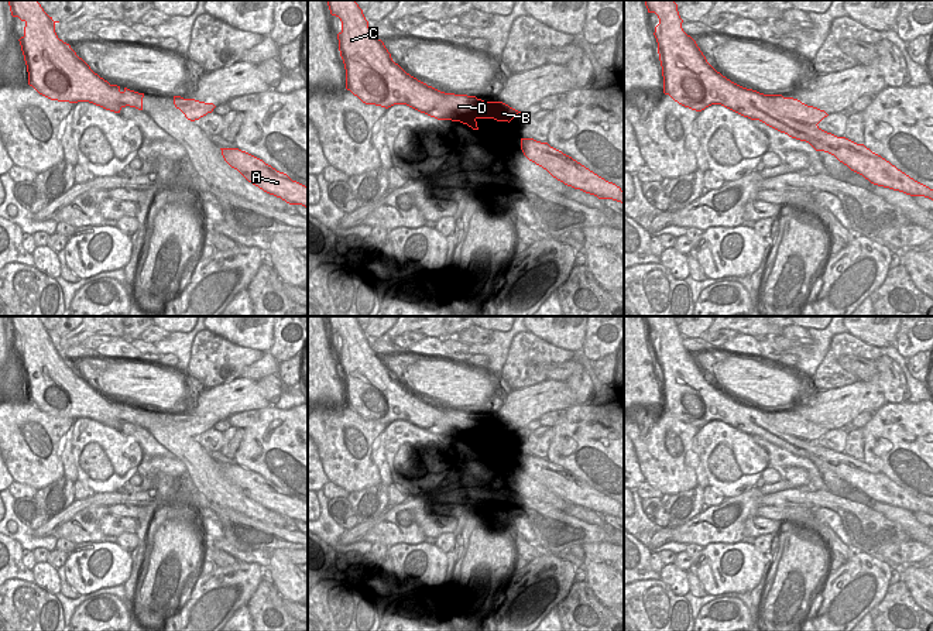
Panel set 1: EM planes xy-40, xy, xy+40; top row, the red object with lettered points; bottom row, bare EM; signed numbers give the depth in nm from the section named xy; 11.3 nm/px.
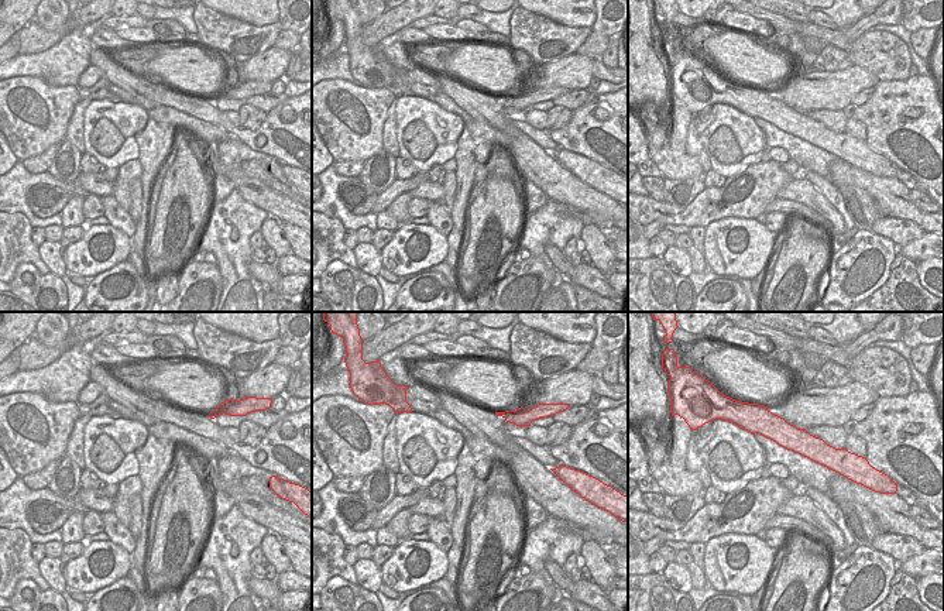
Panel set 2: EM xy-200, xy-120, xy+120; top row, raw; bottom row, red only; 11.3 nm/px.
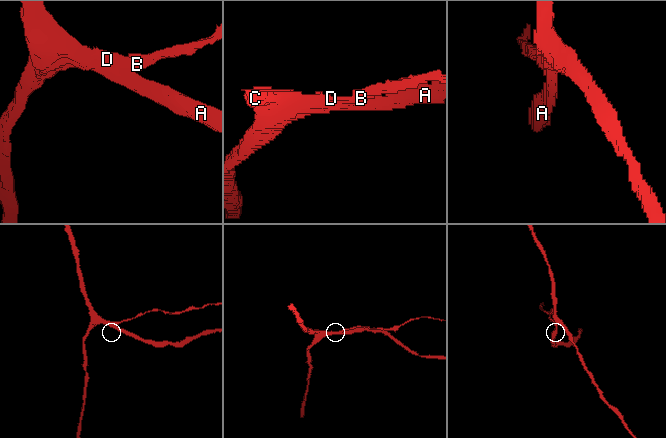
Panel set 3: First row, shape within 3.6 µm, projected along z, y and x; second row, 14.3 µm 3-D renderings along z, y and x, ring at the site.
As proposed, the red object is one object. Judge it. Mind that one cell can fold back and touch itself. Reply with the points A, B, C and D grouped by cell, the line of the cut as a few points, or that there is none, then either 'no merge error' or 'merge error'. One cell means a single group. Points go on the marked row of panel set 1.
A C D / B | xy+40 (798, 105), (795, 119), (816, 126) | merge error

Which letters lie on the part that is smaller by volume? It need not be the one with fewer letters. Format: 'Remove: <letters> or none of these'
Remove: B.

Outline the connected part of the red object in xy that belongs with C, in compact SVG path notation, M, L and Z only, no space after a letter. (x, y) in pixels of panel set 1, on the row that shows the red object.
M326 0L342 21L339 51L346 69L346 89L366 104L407 104L438 120L452 120L478 130L476 119L486 103L476 96L445 93L407 73L375 38L356 0Z

